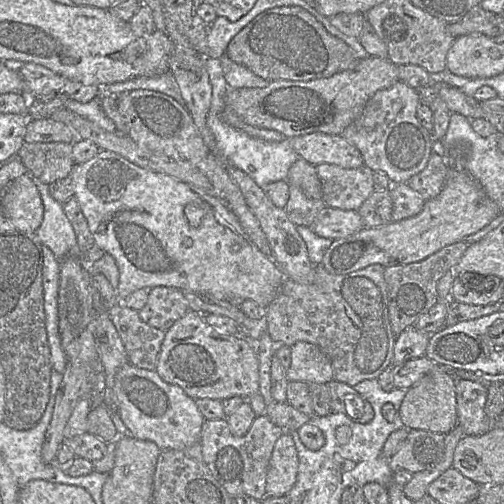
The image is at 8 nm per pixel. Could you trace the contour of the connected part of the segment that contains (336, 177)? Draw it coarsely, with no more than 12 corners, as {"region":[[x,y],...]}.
{"region":[[316,165],[327,207],[357,211],[373,193],[373,171]]}

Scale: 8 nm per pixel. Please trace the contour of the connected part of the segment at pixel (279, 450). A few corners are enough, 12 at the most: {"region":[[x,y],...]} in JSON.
{"region":[[284,433],[275,443],[266,496],[286,496],[296,482],[298,453]]}

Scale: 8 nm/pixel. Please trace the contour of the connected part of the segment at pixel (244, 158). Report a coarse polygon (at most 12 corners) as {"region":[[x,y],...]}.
{"region":[[205,58],[207,125],[228,163],[261,188],[299,158],[289,140],[263,141],[224,123],[229,87]]}

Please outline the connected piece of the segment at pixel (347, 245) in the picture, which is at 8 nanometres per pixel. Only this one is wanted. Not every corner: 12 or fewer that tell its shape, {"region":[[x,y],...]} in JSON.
{"region":[[462,168],[420,213],[333,240],[345,275],[419,262],[487,226],[499,207]]}

